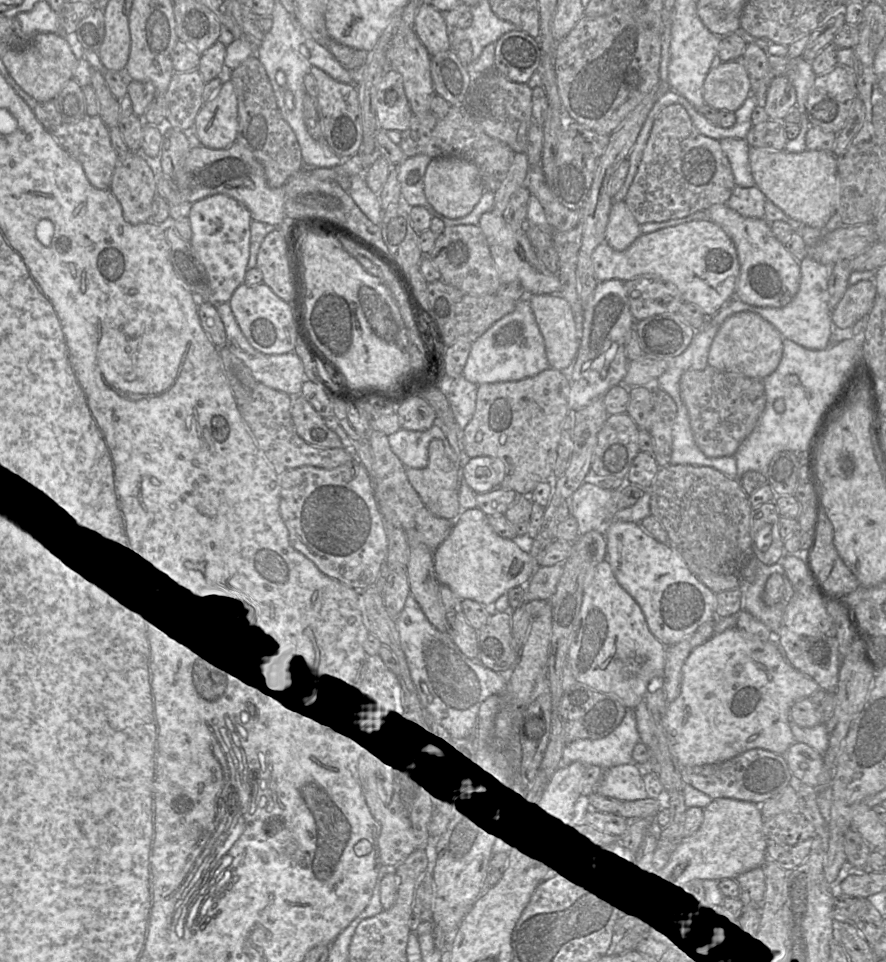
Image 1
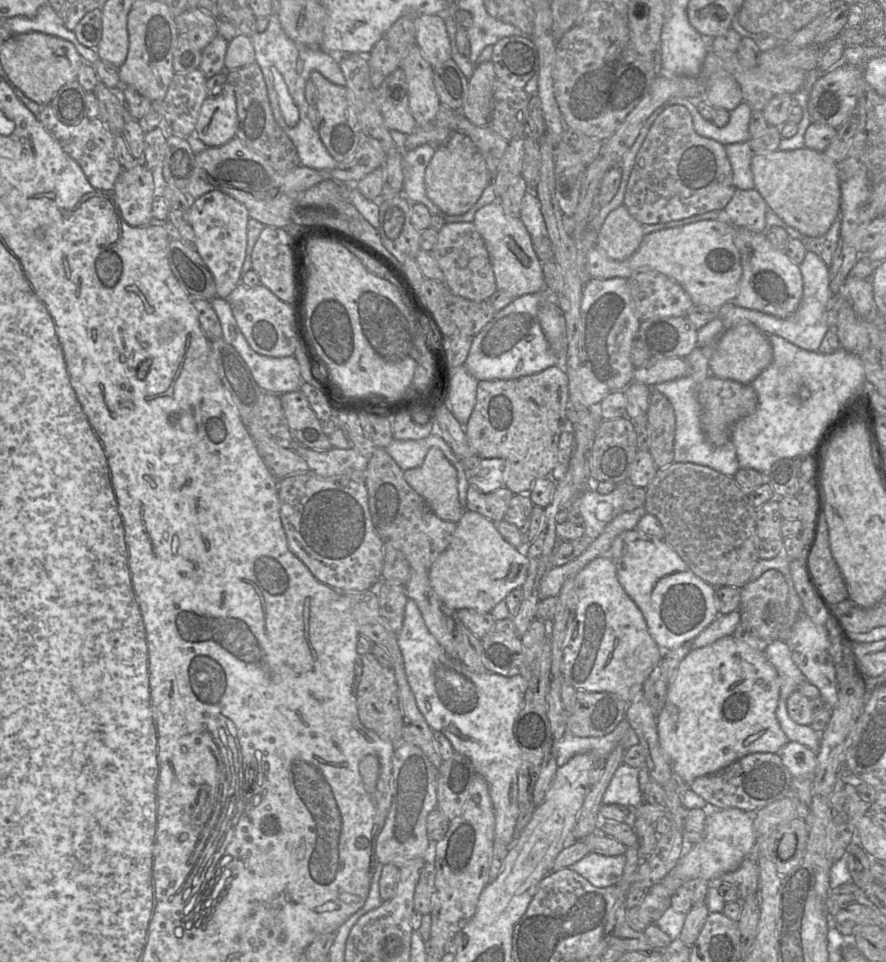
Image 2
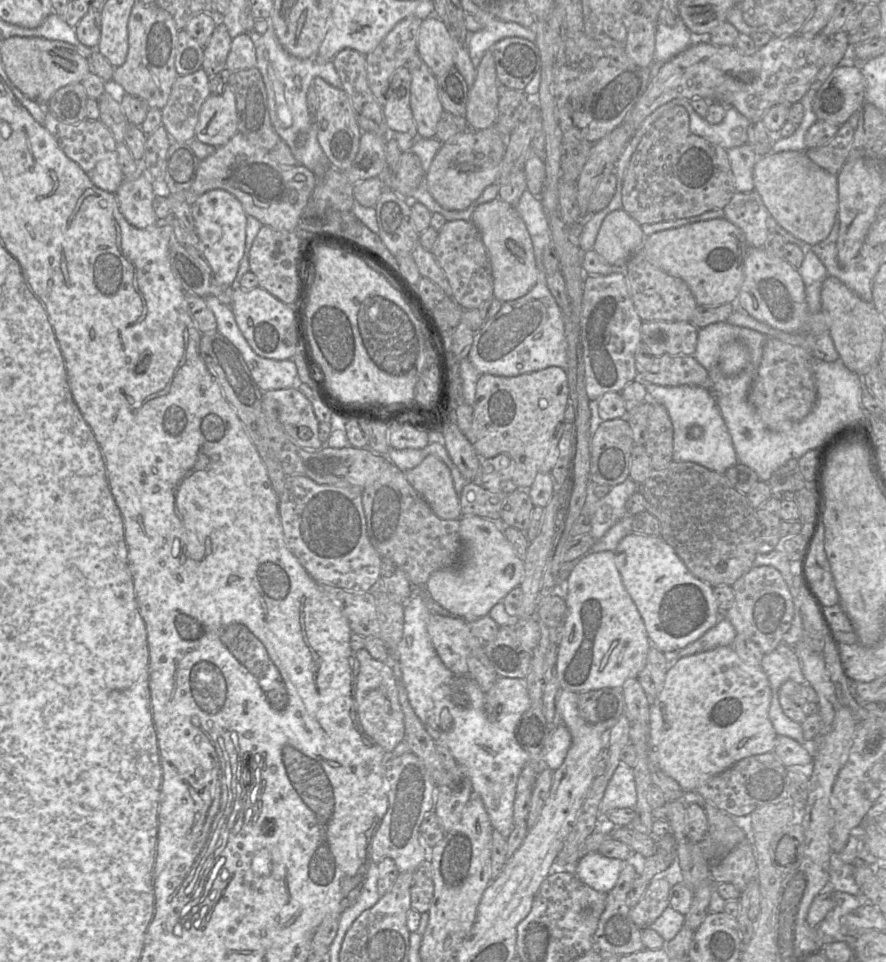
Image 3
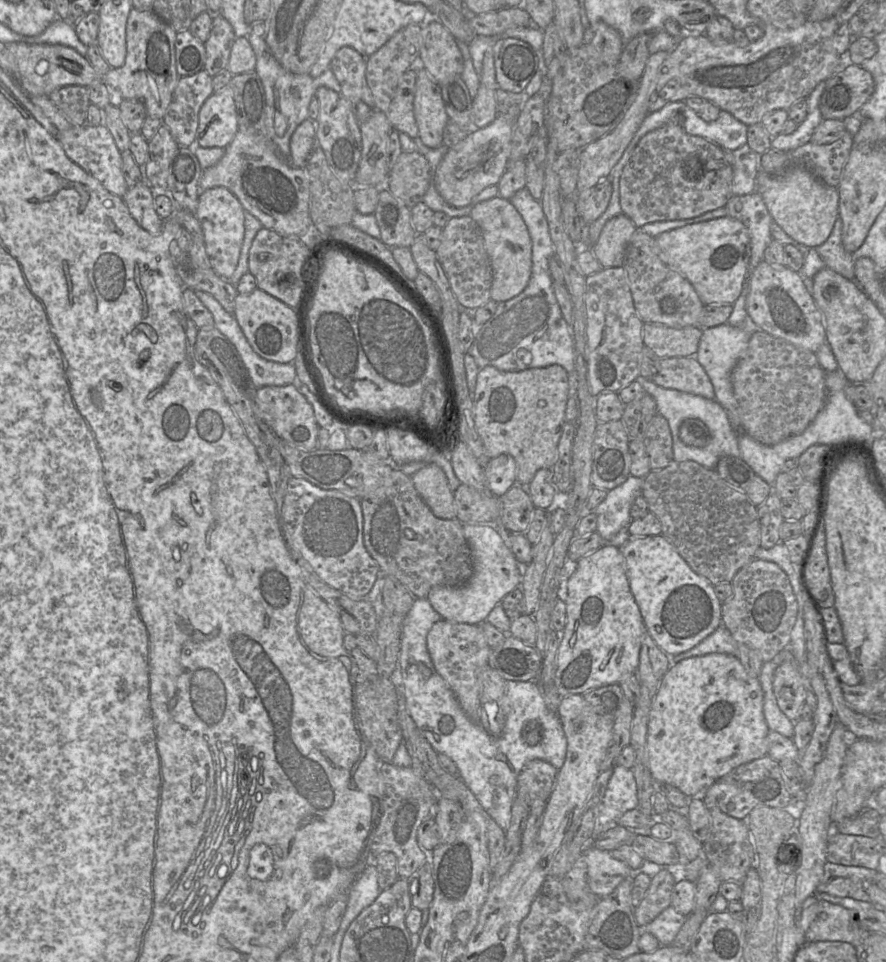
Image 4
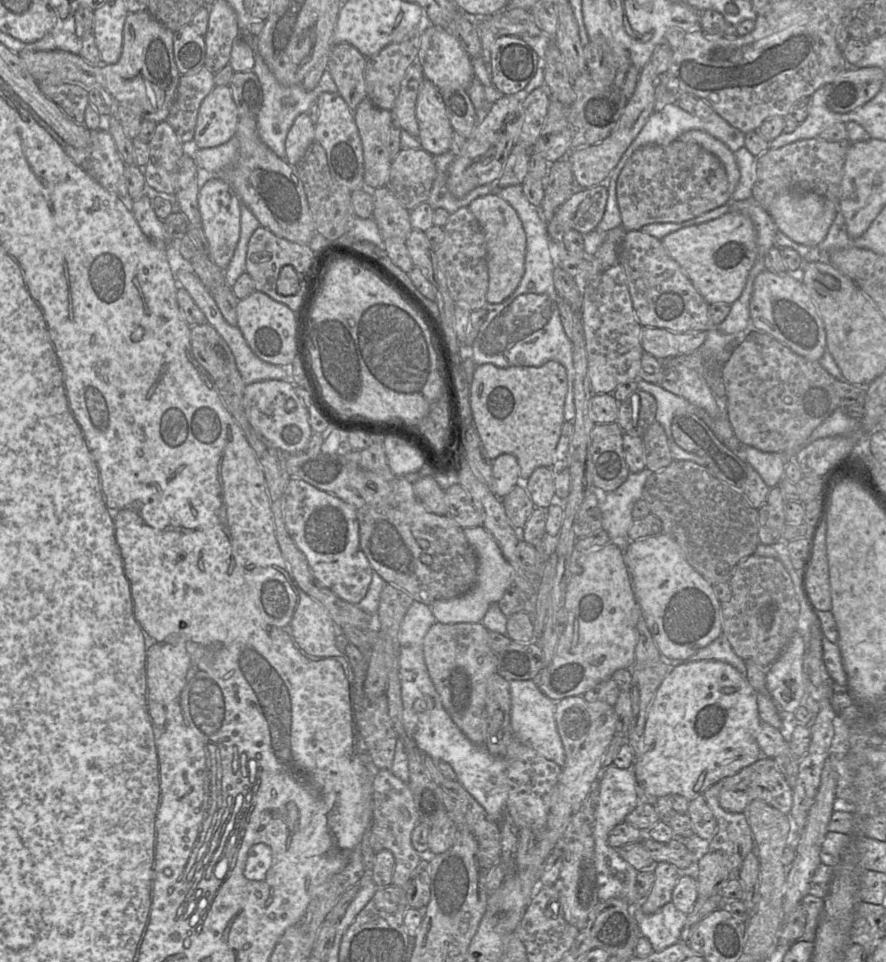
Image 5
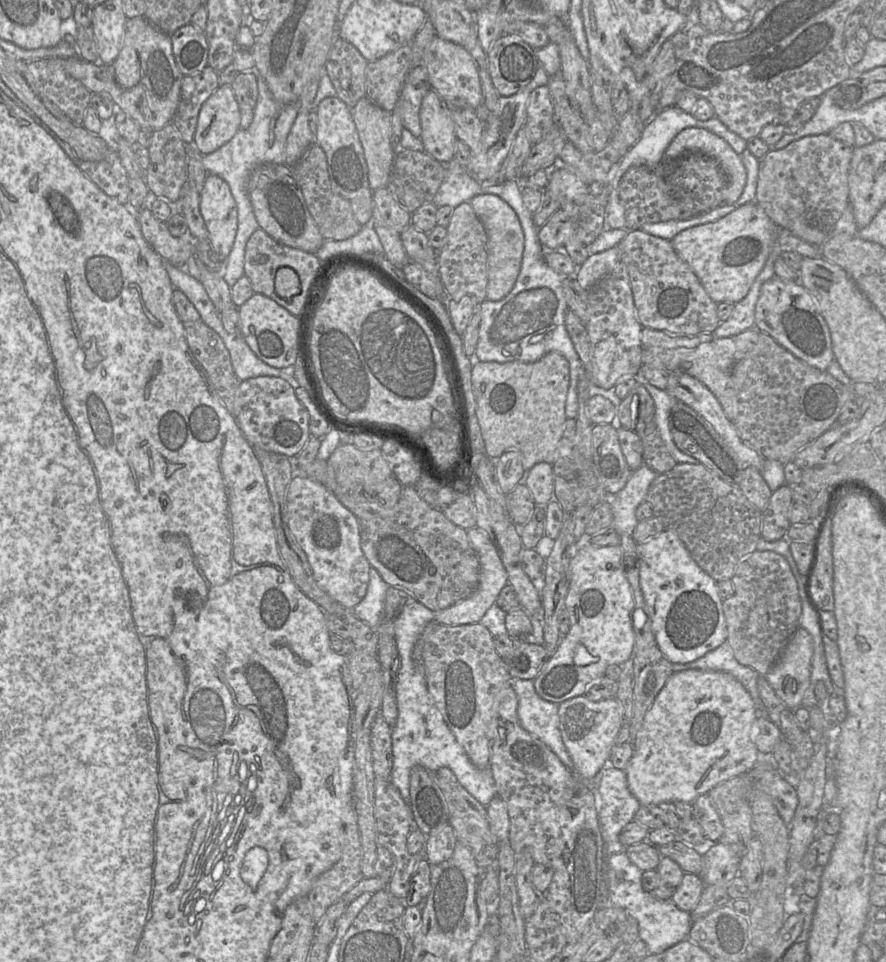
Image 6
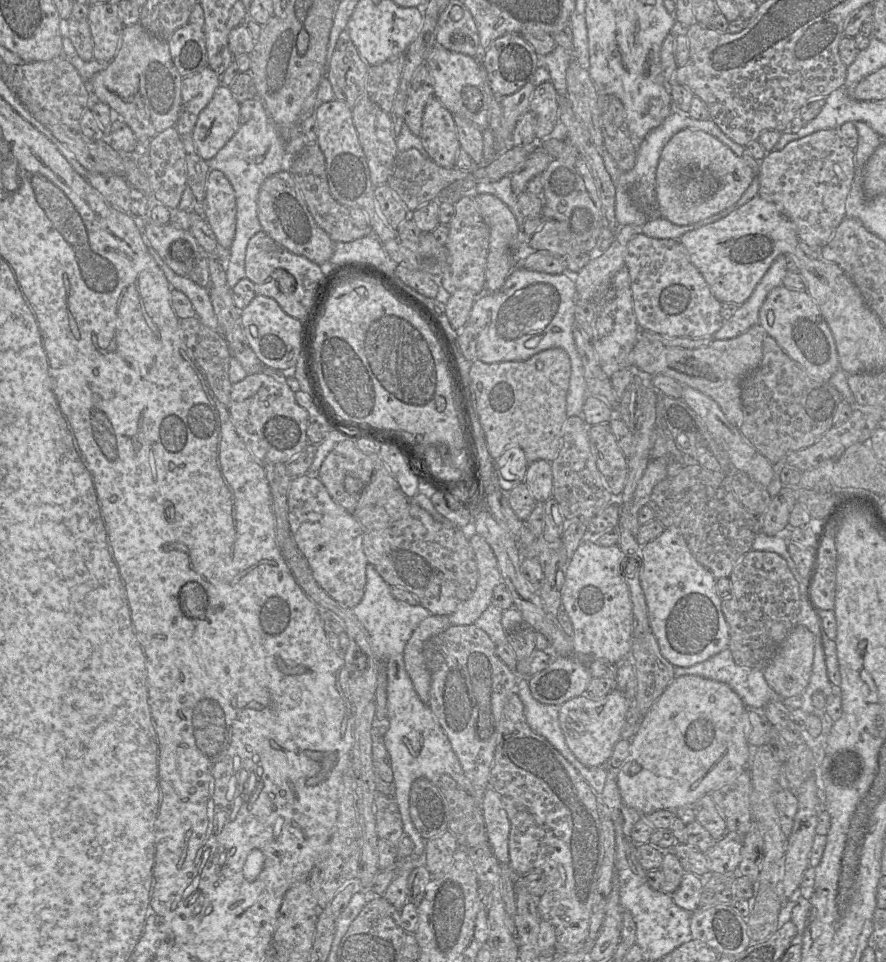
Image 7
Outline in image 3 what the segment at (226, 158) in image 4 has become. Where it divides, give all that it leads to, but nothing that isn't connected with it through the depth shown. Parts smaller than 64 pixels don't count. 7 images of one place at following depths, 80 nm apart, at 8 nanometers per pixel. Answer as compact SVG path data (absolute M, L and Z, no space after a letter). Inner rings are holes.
M236 132L226 144L200 161L192 192L194 197L198 197L210 190L226 190L241 202L247 215L253 216L262 225L275 230L294 231L317 182L316 174L305 166L281 165Z

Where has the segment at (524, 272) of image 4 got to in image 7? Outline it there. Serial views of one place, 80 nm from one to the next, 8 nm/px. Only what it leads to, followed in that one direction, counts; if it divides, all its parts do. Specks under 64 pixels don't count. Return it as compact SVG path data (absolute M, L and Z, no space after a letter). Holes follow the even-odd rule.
M479 194L475 196L475 201L490 230L486 290L495 292L501 289L515 268L510 243L520 229L513 212L496 196Z

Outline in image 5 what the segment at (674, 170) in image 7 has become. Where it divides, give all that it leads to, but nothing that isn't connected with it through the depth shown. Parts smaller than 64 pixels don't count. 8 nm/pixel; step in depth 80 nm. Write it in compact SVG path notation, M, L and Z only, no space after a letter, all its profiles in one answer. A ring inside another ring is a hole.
M688 130L681 134L678 139L686 143L699 144L721 161L729 182L729 194L732 195L740 179L740 171L736 163L734 152L723 142L702 130Z

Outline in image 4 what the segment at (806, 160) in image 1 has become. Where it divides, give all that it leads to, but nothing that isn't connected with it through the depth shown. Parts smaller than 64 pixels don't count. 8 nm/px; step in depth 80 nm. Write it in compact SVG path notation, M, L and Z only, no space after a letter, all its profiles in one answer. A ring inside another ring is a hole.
M792 166L777 175L758 171L755 192L761 195L773 221L792 239L810 248L827 240L839 215L838 188L823 183L803 166Z

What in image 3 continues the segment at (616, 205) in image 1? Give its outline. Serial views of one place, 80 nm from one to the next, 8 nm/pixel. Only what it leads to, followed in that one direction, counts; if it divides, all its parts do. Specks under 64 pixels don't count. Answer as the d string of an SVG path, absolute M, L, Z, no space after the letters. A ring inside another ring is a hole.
M619 209L604 218L593 250L608 264L624 269L644 241L641 225L625 210Z

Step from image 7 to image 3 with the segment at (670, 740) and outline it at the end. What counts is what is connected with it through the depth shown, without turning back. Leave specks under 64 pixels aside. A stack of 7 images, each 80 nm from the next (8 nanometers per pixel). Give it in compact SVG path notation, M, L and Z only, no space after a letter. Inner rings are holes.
M719 646L712 650L682 657L667 671L663 688L650 706L649 748L655 753L661 770L674 779L684 792L696 791L708 779L728 769L736 762L749 756L773 751L777 733L769 720L771 696L770 684L761 665L753 666L746 664L739 658L732 646Z

